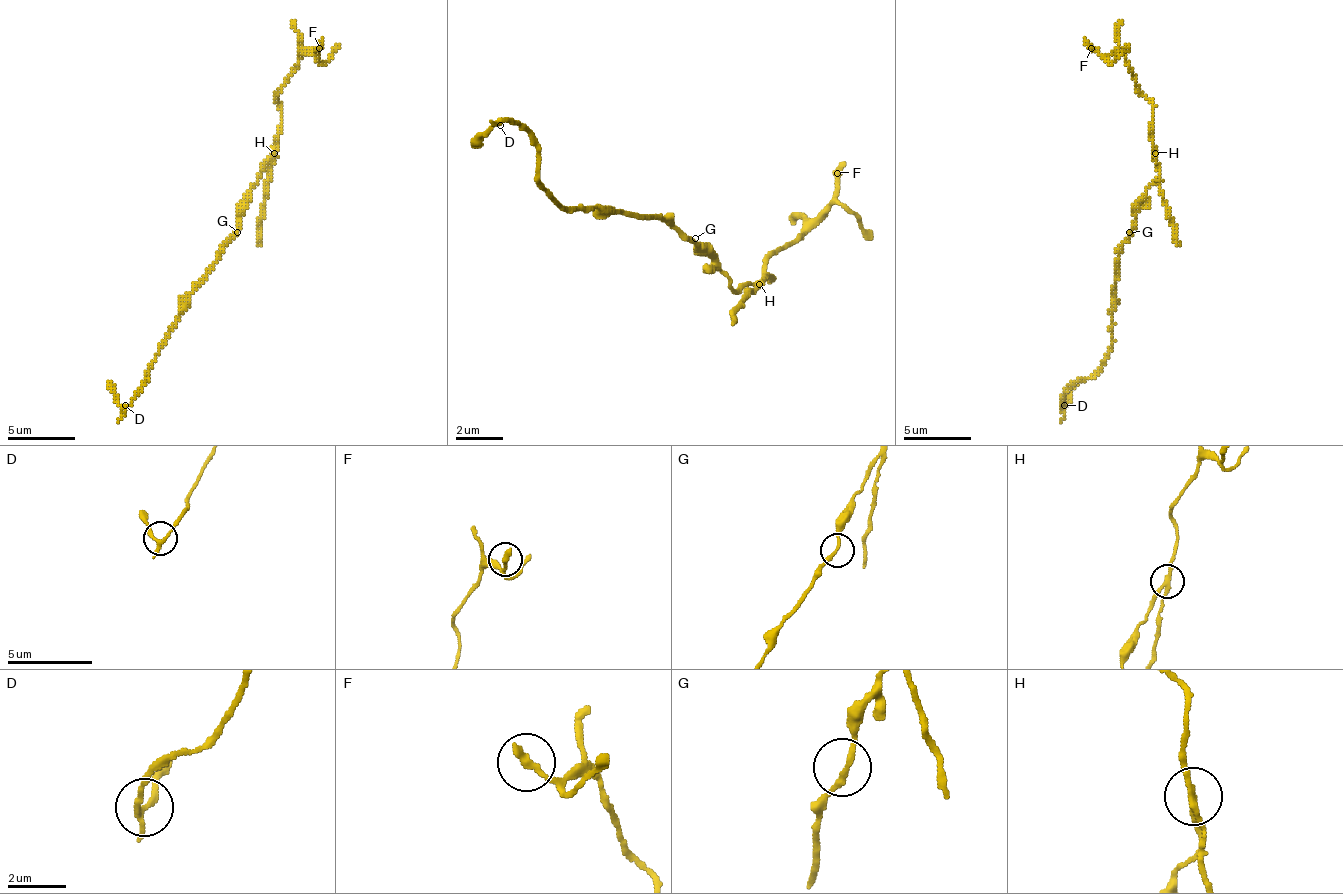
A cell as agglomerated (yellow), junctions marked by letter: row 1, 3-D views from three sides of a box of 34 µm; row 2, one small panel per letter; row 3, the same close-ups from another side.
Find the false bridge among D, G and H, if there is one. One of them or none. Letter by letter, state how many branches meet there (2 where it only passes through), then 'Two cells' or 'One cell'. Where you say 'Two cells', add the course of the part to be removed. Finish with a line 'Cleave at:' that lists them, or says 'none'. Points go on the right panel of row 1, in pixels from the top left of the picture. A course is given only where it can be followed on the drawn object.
D: Branches: 2. One cell
G: Branches: 2. One cell
H: Branches: 3. Two cells. Course of the part to remove: (1156, 153), (1153, 102), (1142, 92), (1122, 55), (1108, 58), (1112, 62), (1129, 44)
Cleave at: H

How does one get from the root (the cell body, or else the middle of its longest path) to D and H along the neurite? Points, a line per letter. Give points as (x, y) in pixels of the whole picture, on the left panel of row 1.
D: (234, 232), (220, 252), (220, 259), (193, 290), (189, 307), (179, 317), (149, 368), (145, 385), (125, 405)
H: (234, 232), (237, 228), (237, 211), (247, 201), (247, 191), (258, 181), (261, 167), (275, 153)

